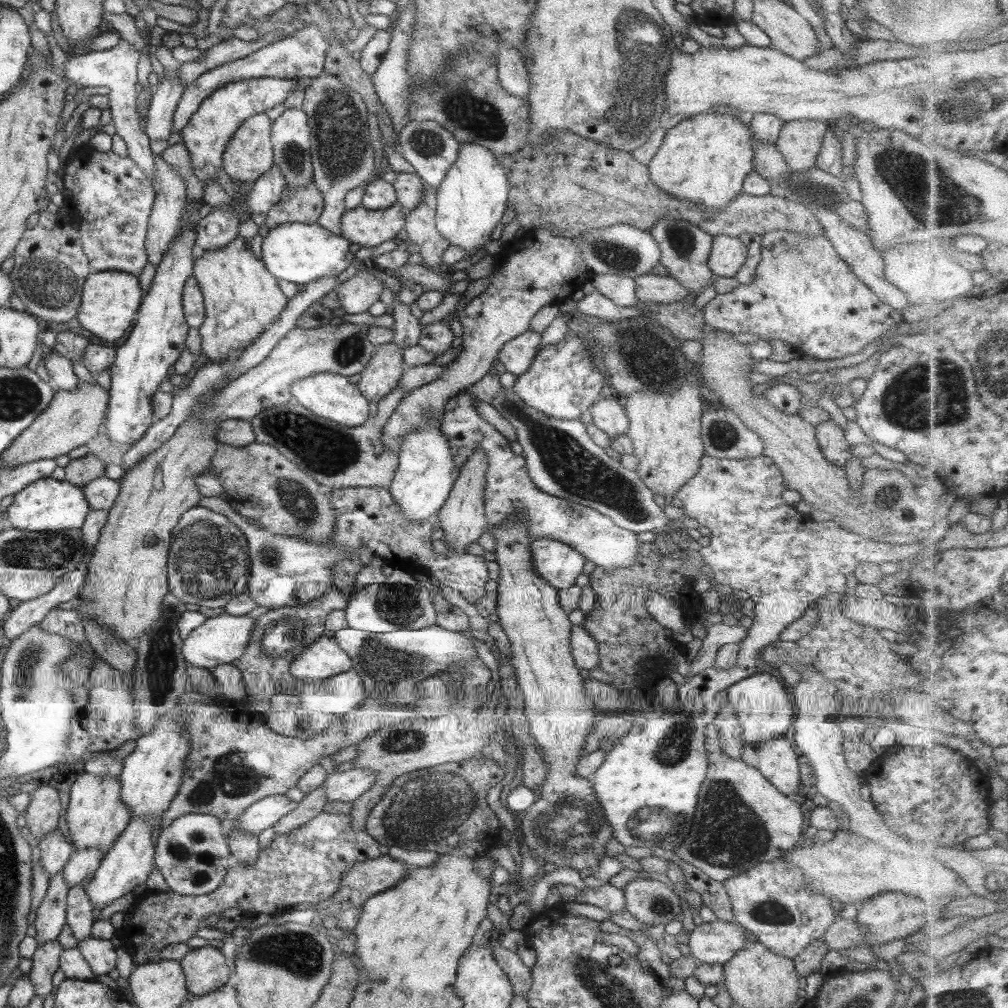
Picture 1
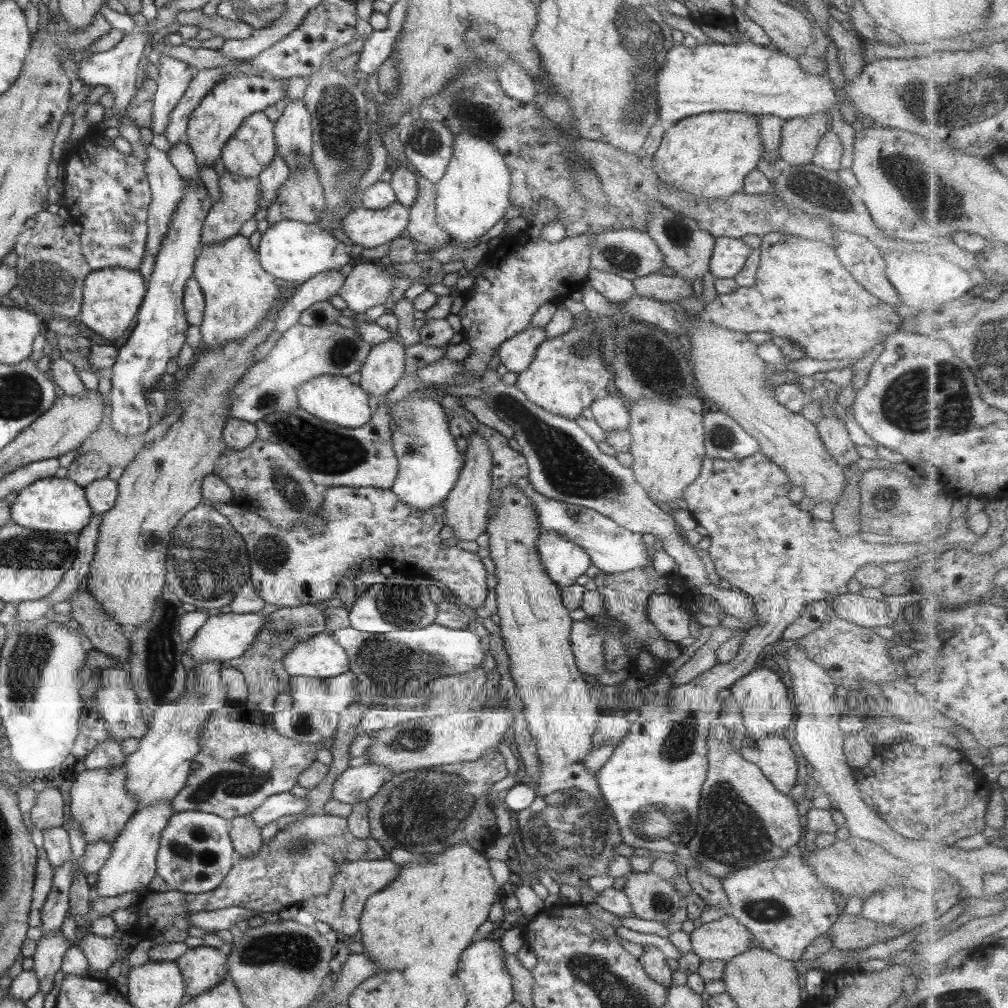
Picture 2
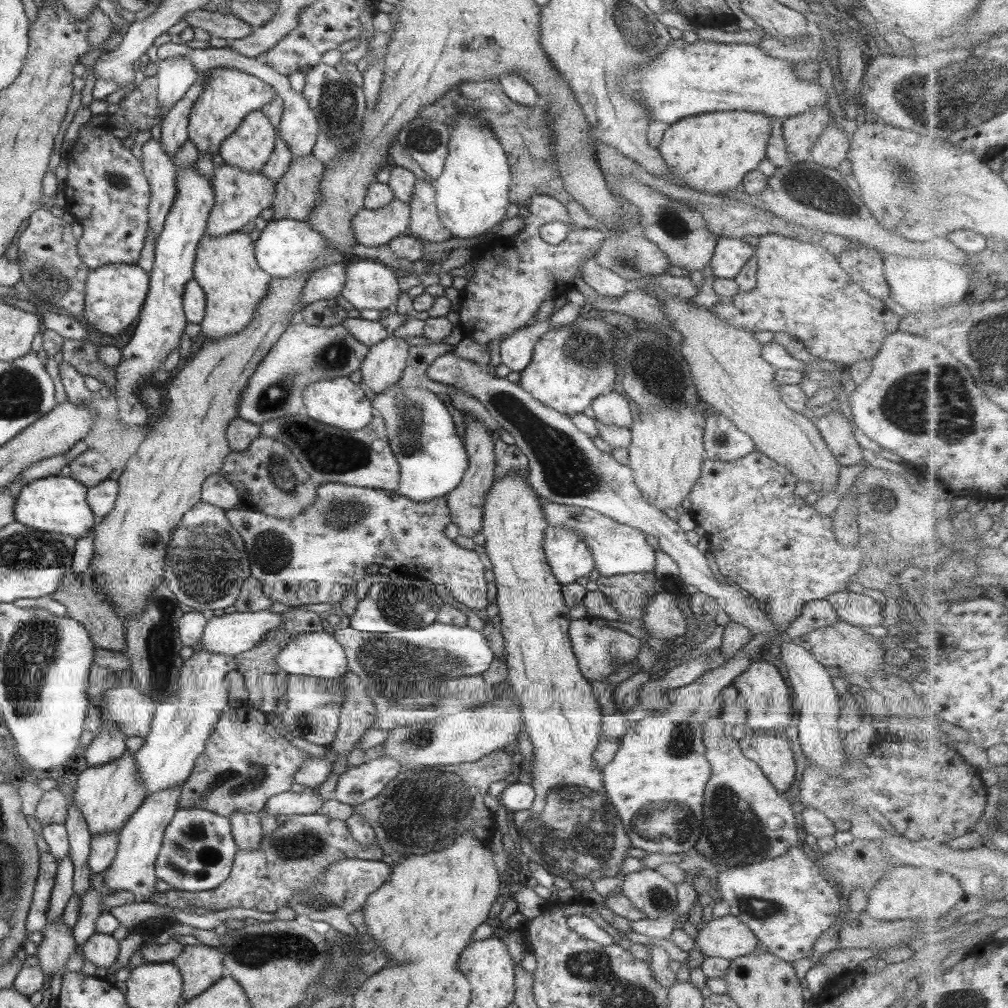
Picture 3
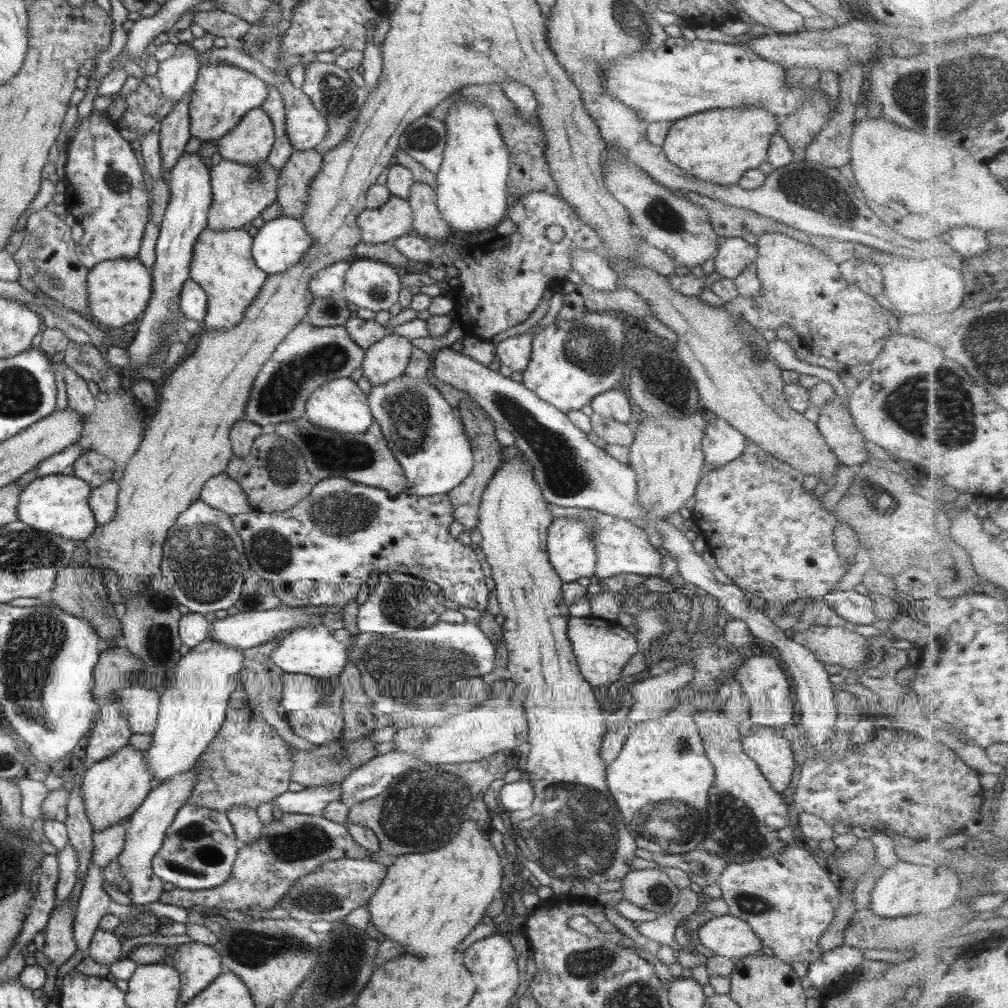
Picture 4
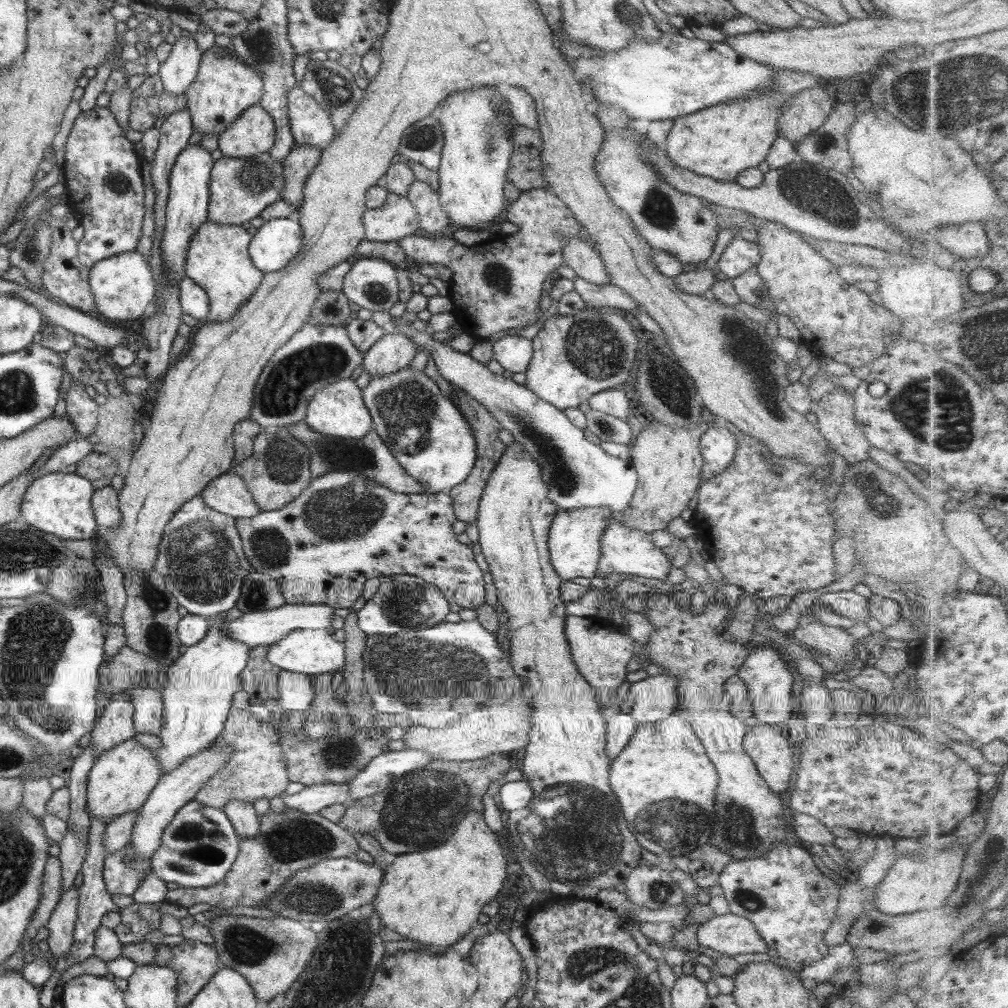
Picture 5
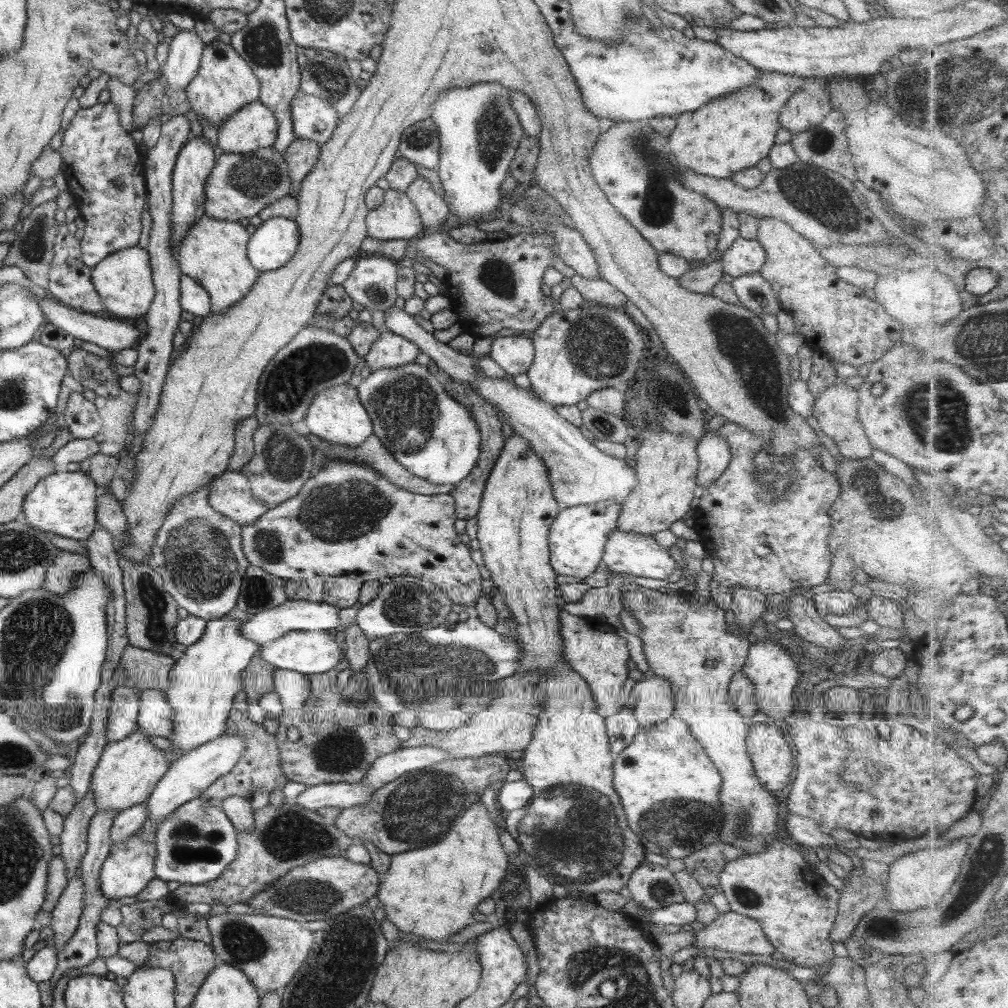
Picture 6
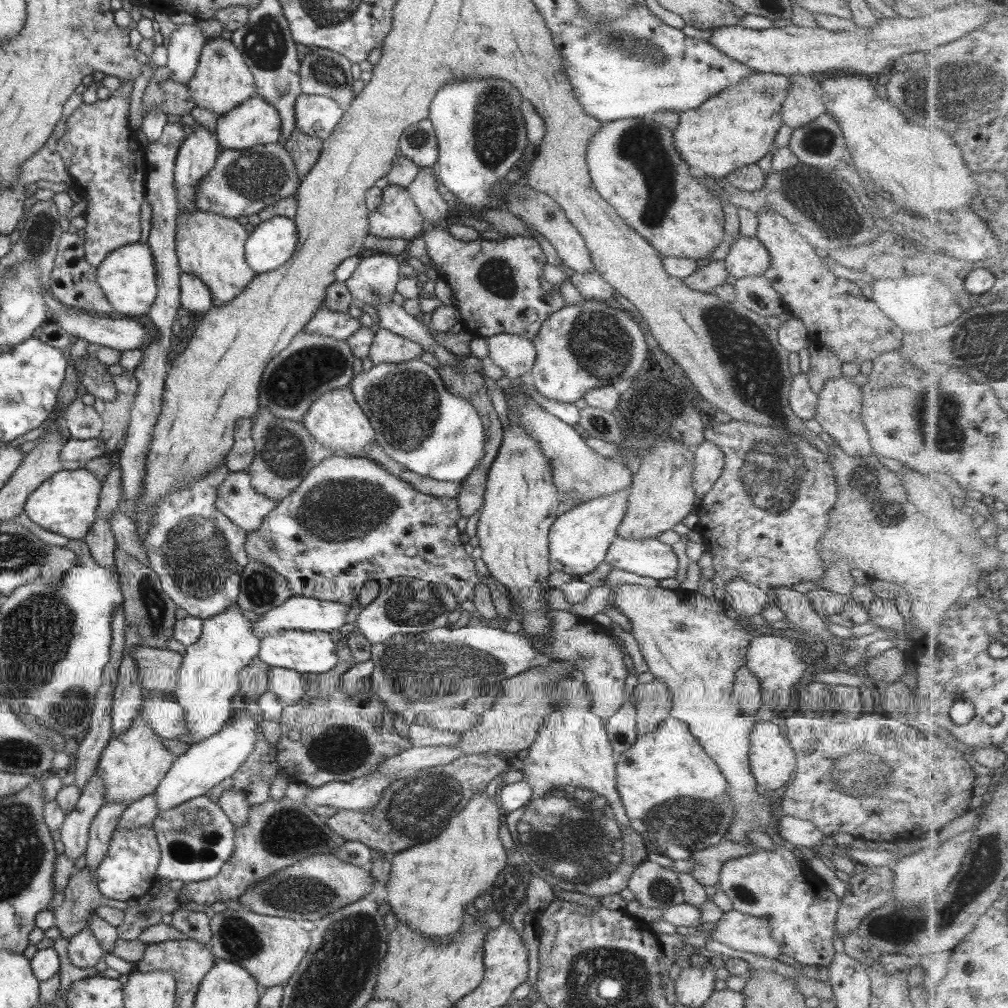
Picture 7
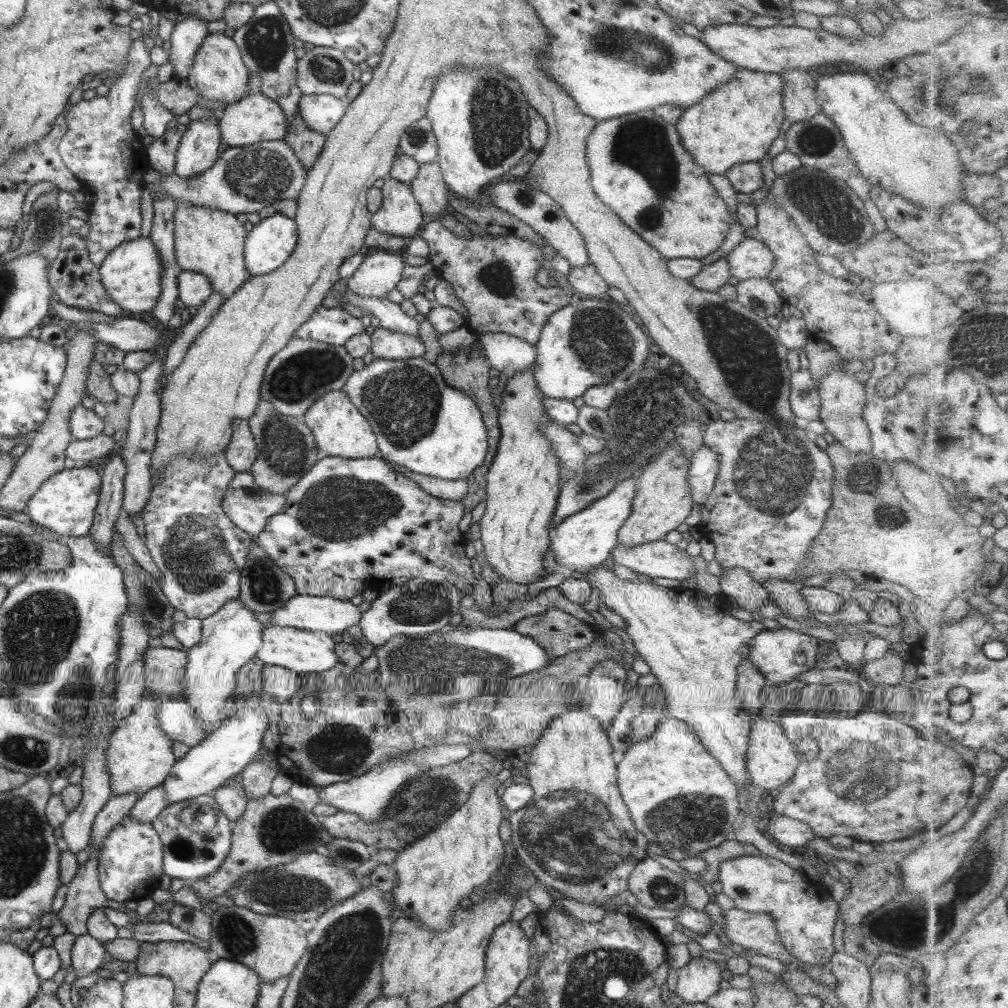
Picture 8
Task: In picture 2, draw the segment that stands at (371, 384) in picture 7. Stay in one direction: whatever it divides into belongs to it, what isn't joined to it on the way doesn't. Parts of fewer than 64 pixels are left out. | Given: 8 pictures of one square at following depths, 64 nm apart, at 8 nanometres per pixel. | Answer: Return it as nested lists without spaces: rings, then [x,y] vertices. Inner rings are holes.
[[[414,391],[399,402],[389,404],[389,411],[391,448],[398,462],[397,477],[391,492],[399,498],[399,502],[425,512],[429,506],[445,502],[463,467],[463,455],[449,434],[439,401],[429,400]]]

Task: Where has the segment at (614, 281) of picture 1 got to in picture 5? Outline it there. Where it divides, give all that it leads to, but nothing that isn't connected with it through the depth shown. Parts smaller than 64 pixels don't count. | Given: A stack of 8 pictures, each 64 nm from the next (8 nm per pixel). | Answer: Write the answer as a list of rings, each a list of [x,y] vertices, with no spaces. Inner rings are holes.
[[[567,236],[565,246],[561,246],[563,264],[570,268],[578,278],[593,285],[610,284],[604,270],[603,261],[593,246],[575,236]]]

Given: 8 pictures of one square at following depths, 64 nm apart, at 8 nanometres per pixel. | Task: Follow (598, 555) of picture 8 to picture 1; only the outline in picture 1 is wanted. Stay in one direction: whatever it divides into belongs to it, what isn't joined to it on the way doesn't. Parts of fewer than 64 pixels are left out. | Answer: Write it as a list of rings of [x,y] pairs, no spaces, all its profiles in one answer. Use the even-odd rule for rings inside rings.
[[[539,538],[531,541],[529,549],[533,572],[556,590],[573,586],[576,576],[582,574],[584,556],[565,542]]]

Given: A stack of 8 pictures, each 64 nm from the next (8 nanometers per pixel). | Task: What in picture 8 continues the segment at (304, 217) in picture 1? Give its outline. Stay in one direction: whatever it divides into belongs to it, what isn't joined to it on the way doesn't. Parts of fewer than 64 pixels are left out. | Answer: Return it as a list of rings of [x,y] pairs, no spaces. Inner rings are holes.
[[[299,112],[293,114],[293,120],[289,122],[286,129],[286,136],[282,139],[293,152],[296,160],[305,171],[317,161],[321,153],[326,136],[313,132],[305,126]]]

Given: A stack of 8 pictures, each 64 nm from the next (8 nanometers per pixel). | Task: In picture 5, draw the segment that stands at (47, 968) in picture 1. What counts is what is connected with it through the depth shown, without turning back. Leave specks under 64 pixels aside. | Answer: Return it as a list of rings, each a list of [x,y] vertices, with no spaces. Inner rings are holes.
[[[71,884],[65,892],[62,892],[55,909],[51,911],[48,921],[44,926],[49,936],[47,948],[50,948],[51,957],[63,956],[69,952],[72,942],[72,934],[77,918],[78,890]]]

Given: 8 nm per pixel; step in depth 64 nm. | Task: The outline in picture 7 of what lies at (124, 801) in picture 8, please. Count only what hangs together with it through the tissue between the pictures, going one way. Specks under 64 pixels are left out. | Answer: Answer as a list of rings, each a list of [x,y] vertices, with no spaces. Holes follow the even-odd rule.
[[[107,802],[101,805],[101,808],[93,817],[89,825],[87,846],[84,852],[85,865],[89,872],[95,872],[97,864],[101,862],[107,850],[107,844],[117,826],[117,821],[121,817],[123,809],[129,804],[125,802]]]

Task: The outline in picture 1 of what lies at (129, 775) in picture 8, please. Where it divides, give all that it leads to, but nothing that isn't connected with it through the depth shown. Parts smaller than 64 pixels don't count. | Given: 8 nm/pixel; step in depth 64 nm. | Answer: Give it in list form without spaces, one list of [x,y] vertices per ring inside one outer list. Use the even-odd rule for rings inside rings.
[[[85,772],[77,776],[70,786],[69,802],[65,812],[68,841],[72,846],[79,850],[97,848],[99,852],[105,853],[109,850],[131,818],[129,808],[121,802],[120,790],[119,778],[93,776]]]

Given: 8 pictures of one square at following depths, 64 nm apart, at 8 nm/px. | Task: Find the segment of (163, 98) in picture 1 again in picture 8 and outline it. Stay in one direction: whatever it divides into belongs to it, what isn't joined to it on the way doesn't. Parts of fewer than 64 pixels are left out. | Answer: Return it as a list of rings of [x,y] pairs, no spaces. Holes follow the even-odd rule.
[[[189,12],[183,20],[175,22],[170,33],[168,57],[175,77],[186,78],[193,54],[201,46],[206,34],[207,22],[195,16],[195,12]]]

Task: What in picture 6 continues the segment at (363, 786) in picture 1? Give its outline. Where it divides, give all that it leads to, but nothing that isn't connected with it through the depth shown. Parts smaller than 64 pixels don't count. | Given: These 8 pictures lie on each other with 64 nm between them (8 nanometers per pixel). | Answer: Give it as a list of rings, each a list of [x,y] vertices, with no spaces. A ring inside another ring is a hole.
[[[431,746],[403,747],[373,762],[360,782],[367,790],[376,791],[407,772],[421,771],[447,759],[448,755]]]

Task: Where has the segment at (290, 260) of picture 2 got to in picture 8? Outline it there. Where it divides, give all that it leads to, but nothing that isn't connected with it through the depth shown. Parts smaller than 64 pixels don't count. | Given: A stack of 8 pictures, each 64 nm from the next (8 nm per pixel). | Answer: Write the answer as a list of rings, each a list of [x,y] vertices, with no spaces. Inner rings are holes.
[[[281,214],[263,218],[245,236],[243,262],[248,276],[268,274],[287,260],[297,240],[297,228],[292,219]]]

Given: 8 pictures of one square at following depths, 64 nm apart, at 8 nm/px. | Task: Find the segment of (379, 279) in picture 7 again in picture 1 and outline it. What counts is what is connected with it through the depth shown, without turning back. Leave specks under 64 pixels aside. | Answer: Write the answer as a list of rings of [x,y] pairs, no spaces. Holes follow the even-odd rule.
[[[354,271],[351,273],[353,277],[336,286],[334,291],[345,314],[367,312],[367,308],[379,300],[384,286],[369,271]]]

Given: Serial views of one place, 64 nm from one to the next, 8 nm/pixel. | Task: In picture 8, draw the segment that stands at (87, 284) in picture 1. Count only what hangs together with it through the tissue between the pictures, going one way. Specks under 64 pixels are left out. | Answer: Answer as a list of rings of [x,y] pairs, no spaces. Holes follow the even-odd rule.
[[[137,237],[121,242],[101,261],[98,266],[99,283],[109,298],[125,312],[145,312],[153,308],[160,294],[161,260],[148,237]]]

